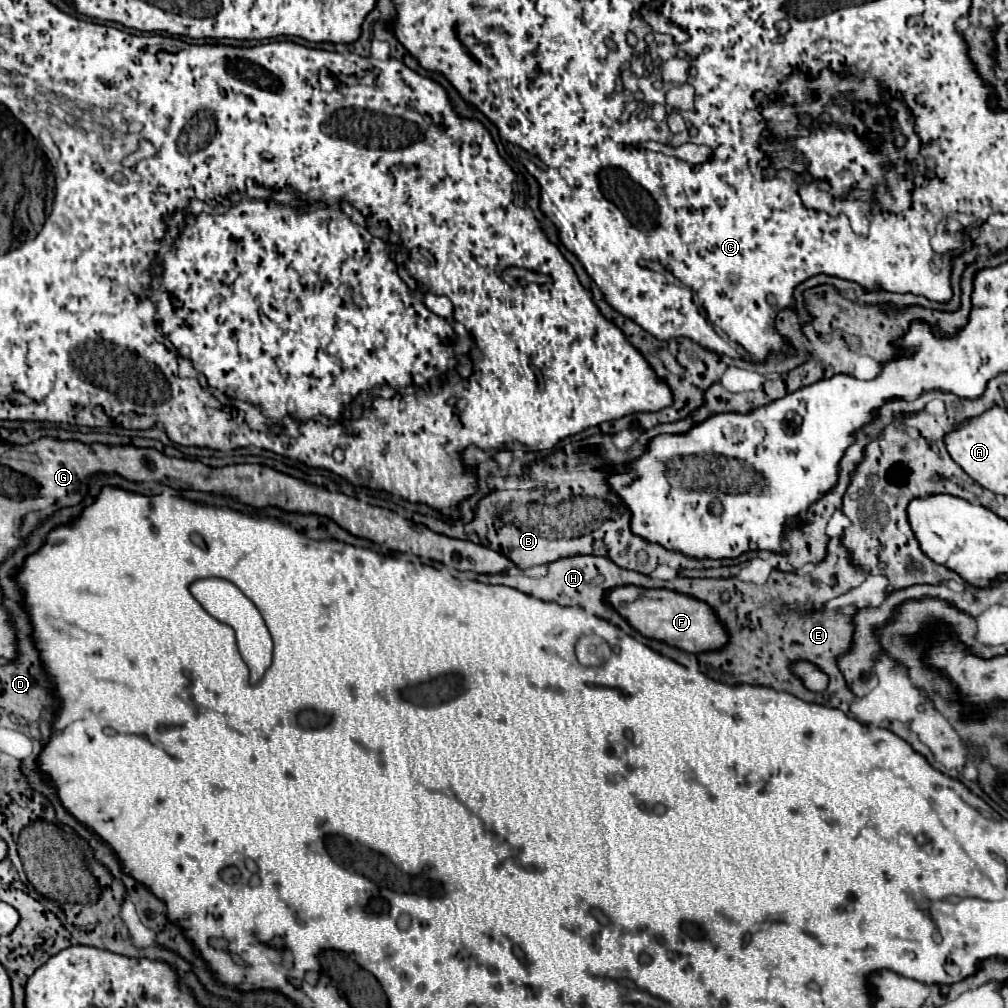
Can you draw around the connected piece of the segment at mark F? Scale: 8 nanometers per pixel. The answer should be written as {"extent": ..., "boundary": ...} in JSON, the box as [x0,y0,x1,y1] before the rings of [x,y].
{"extent":[604,585,726,653],"boundary":[[[620,585],[616,589],[608,589],[608,597],[604,597],[604,601],[640,635],[668,643],[676,649],[702,653],[720,649],[726,643],[726,631],[718,623],[714,611],[704,601],[698,601],[694,597],[670,589],[640,589],[636,585]]]}

